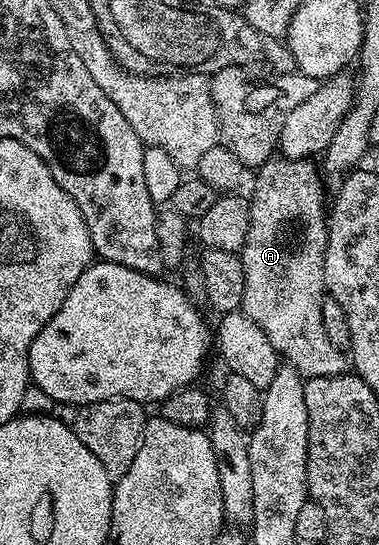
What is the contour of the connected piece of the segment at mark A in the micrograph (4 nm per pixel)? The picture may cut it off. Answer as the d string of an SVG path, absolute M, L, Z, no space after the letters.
M274 157L256 172L253 195L249 200L249 228L247 241L242 245L239 258L243 265L243 289L248 302L265 307L273 299L273 327L269 343L288 366L294 367L305 379L344 375L351 363L342 348L331 345L327 329L323 329L321 301L325 291L325 250L329 236L327 218L327 187L318 164L308 159Z

